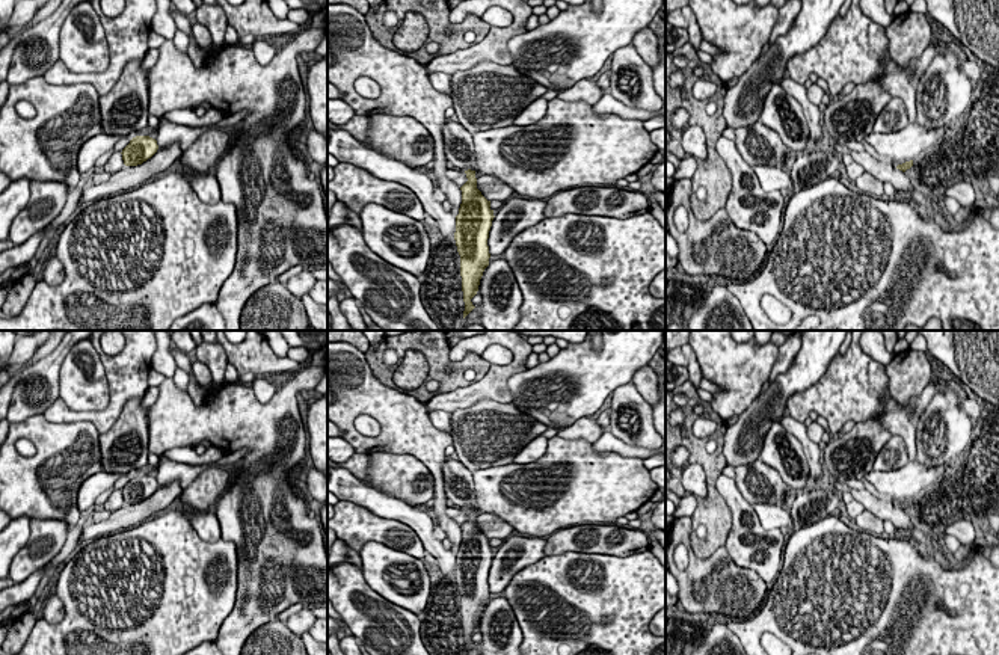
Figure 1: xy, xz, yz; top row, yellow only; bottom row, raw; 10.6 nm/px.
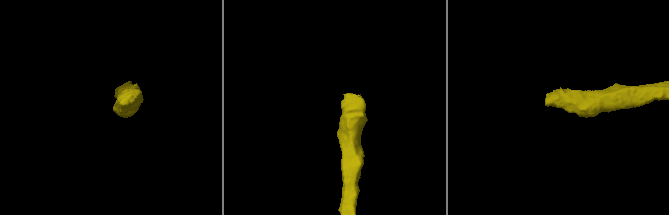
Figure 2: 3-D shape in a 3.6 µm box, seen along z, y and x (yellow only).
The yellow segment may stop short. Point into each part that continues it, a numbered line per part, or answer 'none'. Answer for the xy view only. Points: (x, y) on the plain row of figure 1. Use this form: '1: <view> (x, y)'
1: xy (115, 501)

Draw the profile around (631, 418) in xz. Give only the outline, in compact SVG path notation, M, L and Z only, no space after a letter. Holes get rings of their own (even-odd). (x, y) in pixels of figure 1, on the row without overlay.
M632 382L613 391L608 430L629 445L647 450L658 450L662 445L653 424L653 409Z

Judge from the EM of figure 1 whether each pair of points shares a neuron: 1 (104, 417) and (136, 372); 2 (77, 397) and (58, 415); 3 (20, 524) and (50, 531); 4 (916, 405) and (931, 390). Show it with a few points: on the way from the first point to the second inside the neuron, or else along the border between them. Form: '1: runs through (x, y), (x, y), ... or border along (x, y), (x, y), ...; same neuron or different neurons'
1: runs through (115, 406), (126, 382); same neuron
2: border along (59, 397), (76, 411), (101, 411); different neurons
3: border along (30, 518), (29, 539), (15, 554); different neurons
4: runs through (919, 402), (928, 393); same neuron

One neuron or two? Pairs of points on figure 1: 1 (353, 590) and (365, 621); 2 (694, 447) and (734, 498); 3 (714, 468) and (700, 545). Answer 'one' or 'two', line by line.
1: one
2: two
3: one

